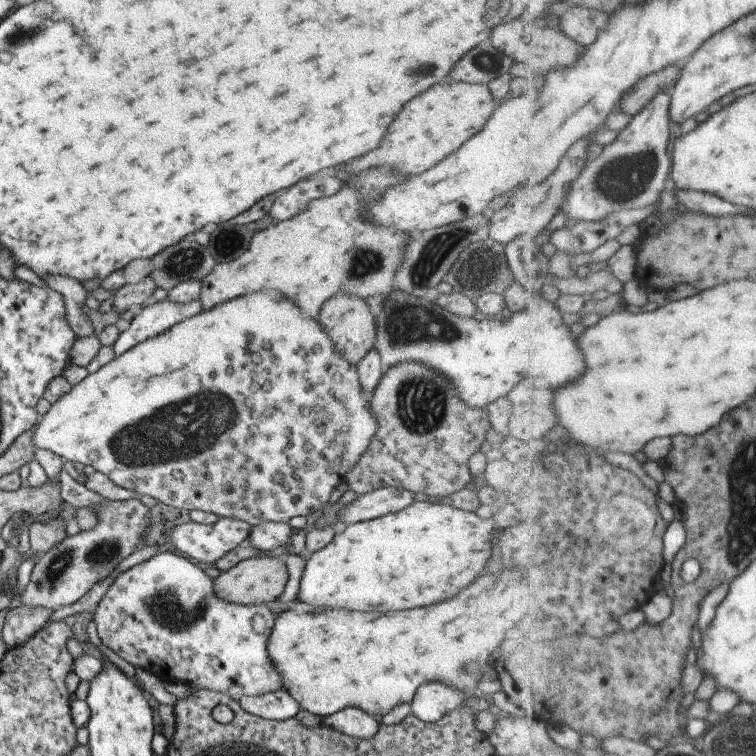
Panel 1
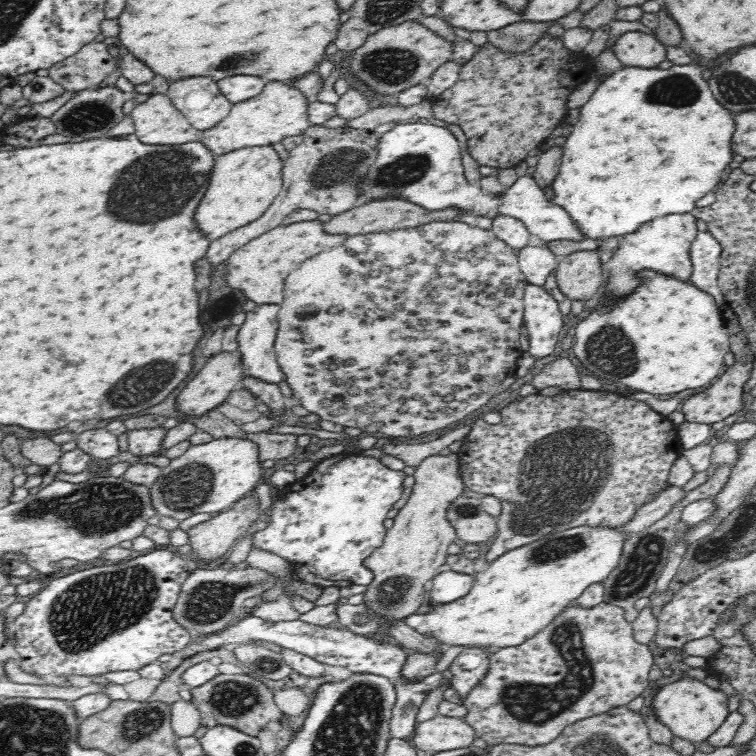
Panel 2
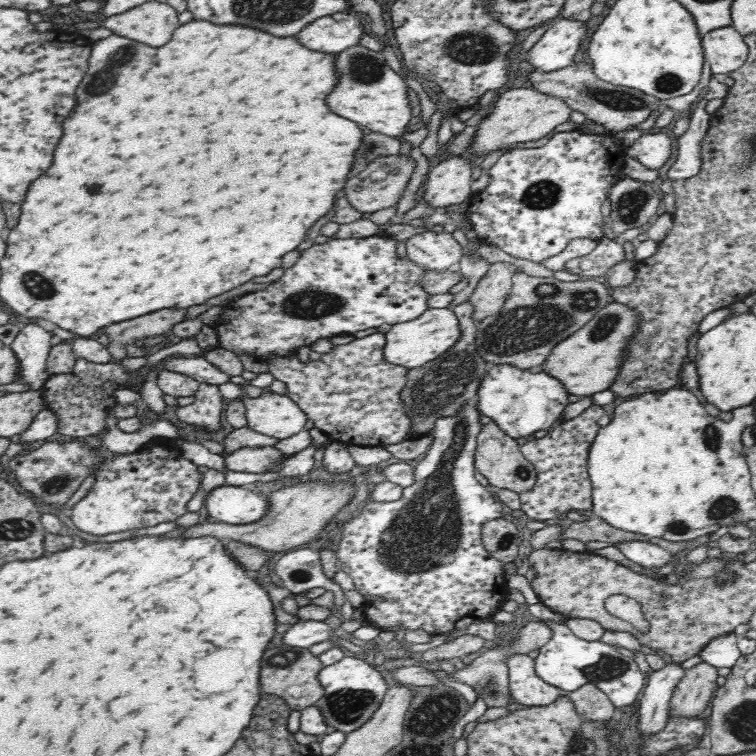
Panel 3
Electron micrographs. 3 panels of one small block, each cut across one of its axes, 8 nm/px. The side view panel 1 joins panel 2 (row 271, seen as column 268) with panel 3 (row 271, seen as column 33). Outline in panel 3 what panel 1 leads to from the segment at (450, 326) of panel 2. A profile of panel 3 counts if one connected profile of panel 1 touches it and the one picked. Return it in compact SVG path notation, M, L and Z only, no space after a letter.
M446 232L416 234L404 244L407 259L428 272L446 272L456 268L463 254L463 247Z

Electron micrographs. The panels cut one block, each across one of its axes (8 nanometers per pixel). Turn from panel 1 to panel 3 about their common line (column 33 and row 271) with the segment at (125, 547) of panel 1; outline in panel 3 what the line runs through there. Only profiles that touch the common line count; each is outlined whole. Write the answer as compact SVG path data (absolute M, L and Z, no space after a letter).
M606 236L598 240L590 254L571 258L564 263L563 270L570 274L581 273L587 277L602 277L605 272L624 261L624 249Z

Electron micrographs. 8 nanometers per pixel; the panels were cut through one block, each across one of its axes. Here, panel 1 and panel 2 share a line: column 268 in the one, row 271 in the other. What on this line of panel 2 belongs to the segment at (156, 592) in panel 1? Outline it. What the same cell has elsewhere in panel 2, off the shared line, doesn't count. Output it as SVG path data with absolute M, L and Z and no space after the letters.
M690 212L684 214L667 214L643 224L638 231L631 232L619 239L619 247L605 264L610 271L610 280L606 286L605 296L626 296L638 286L634 274L638 270L655 270L688 282L692 274L692 261L688 252L692 241L699 233L697 218Z

